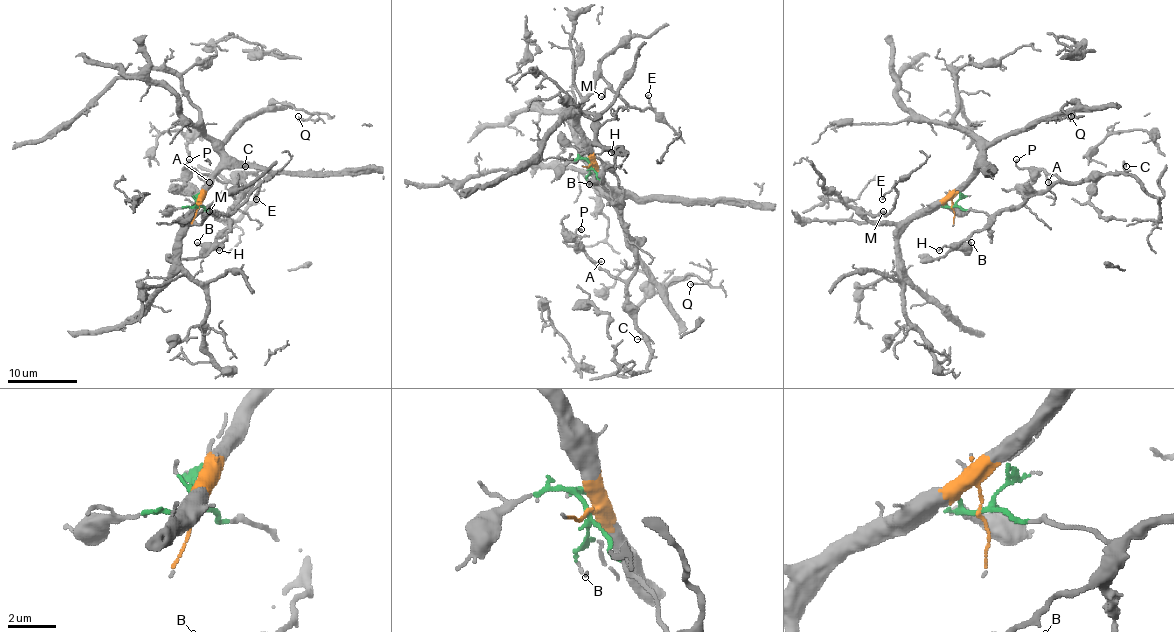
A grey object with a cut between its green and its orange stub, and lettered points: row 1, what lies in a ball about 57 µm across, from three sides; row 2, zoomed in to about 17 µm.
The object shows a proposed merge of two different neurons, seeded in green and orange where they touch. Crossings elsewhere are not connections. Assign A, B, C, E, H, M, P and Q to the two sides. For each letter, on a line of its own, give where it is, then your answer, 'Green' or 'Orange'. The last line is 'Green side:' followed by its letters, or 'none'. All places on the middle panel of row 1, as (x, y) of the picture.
A: Place: (601, 261). Green
B: Place: (589, 184). Green
C: Place: (637, 339). Green
E: Place: (648, 95). Orange
H: Place: (611, 152). Green
M: Place: (601, 96). Orange
P: Place: (581, 229). Green
Q: Place: (690, 284). Orange
Green side: A, B, C, H, P

